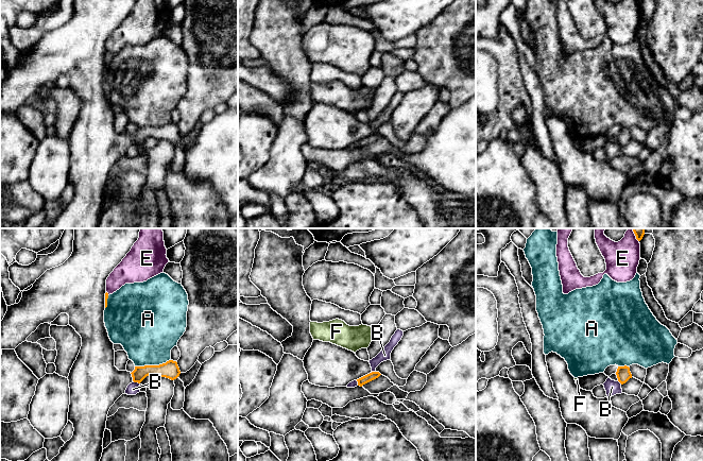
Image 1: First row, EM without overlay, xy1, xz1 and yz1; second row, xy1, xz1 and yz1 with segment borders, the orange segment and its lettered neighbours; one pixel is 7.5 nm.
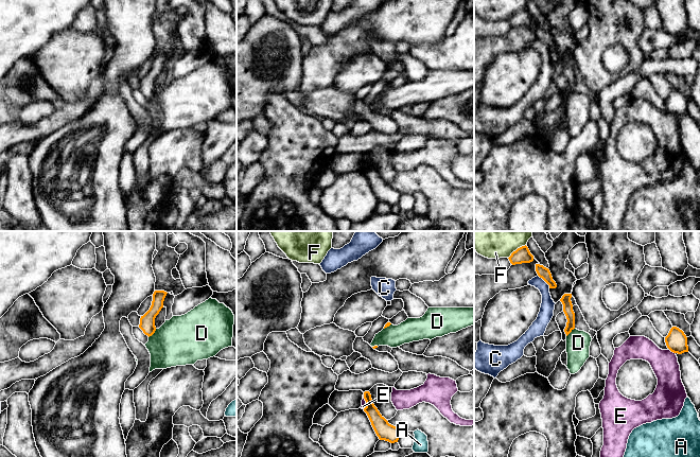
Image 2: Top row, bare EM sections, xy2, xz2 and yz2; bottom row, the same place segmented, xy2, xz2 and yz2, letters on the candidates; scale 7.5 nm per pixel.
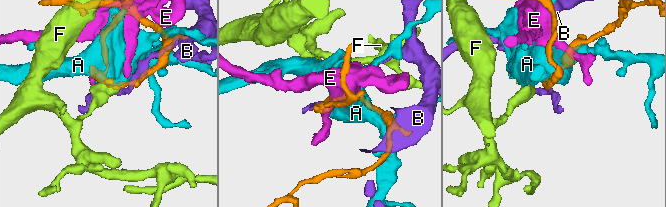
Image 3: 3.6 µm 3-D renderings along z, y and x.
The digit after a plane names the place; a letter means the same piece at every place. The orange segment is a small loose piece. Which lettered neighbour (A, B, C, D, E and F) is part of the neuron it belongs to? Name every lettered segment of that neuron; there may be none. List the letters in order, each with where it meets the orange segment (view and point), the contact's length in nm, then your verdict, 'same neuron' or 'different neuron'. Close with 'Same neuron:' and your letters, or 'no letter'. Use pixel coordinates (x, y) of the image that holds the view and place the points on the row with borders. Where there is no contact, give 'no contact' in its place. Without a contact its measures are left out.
A: xy1 (152, 365) | 280 nm | different neuron
B: xy1 (136, 381) | 60 nm | different neuron
C: yz2 (544, 280) | 140 nm | different neuron
D: xy2 (153, 333) | 90 nm | different neuron
E: yz2 (672, 351) | 60 nm | different neuron
F: yz2 (517, 249) | 170 nm | different neuron
Same neuron: no letter

